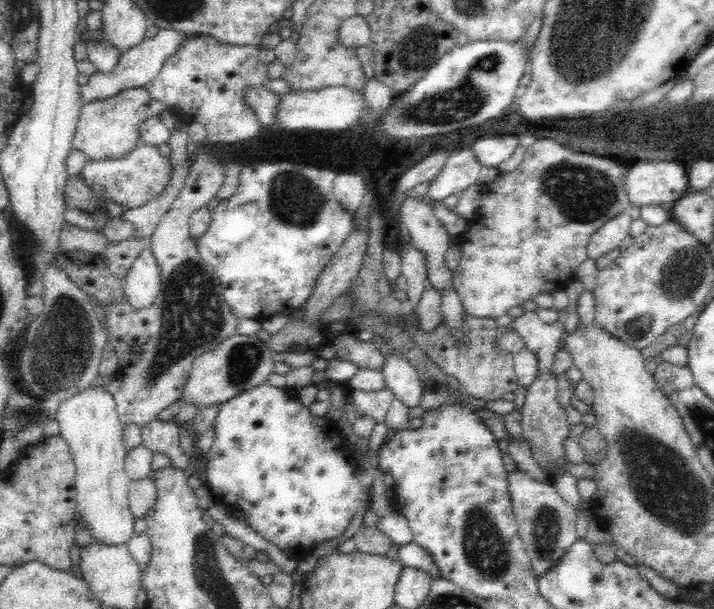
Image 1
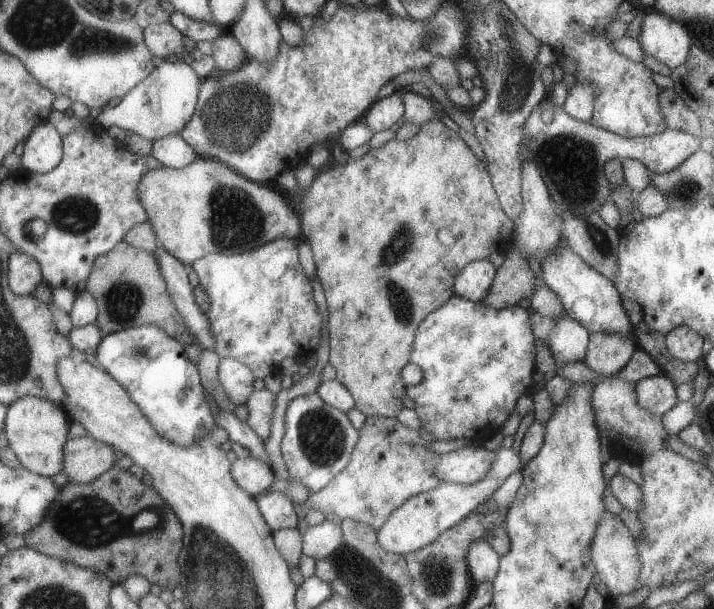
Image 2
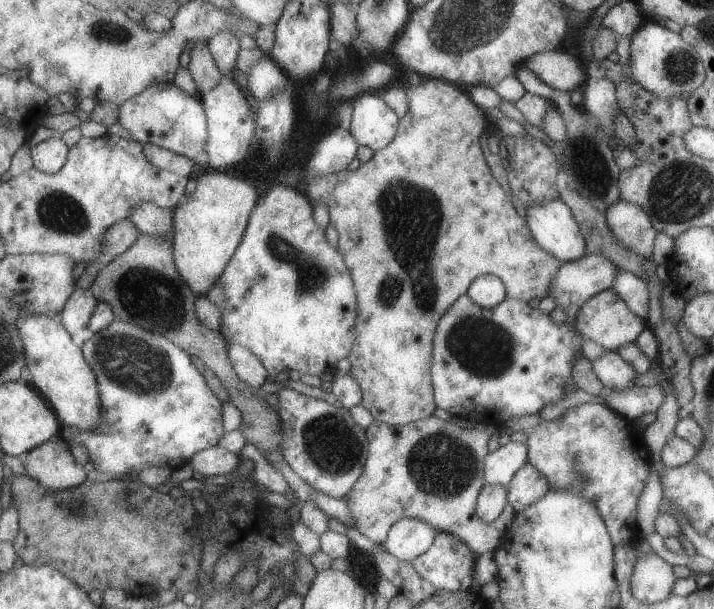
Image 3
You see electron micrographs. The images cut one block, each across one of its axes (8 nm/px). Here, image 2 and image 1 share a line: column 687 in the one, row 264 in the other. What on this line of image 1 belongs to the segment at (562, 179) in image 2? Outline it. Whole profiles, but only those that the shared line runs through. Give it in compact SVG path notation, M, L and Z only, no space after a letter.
M149 242L142 249L140 256L136 258L124 279L125 298L132 305L132 311L138 312L152 306L160 290L160 265L150 249Z

